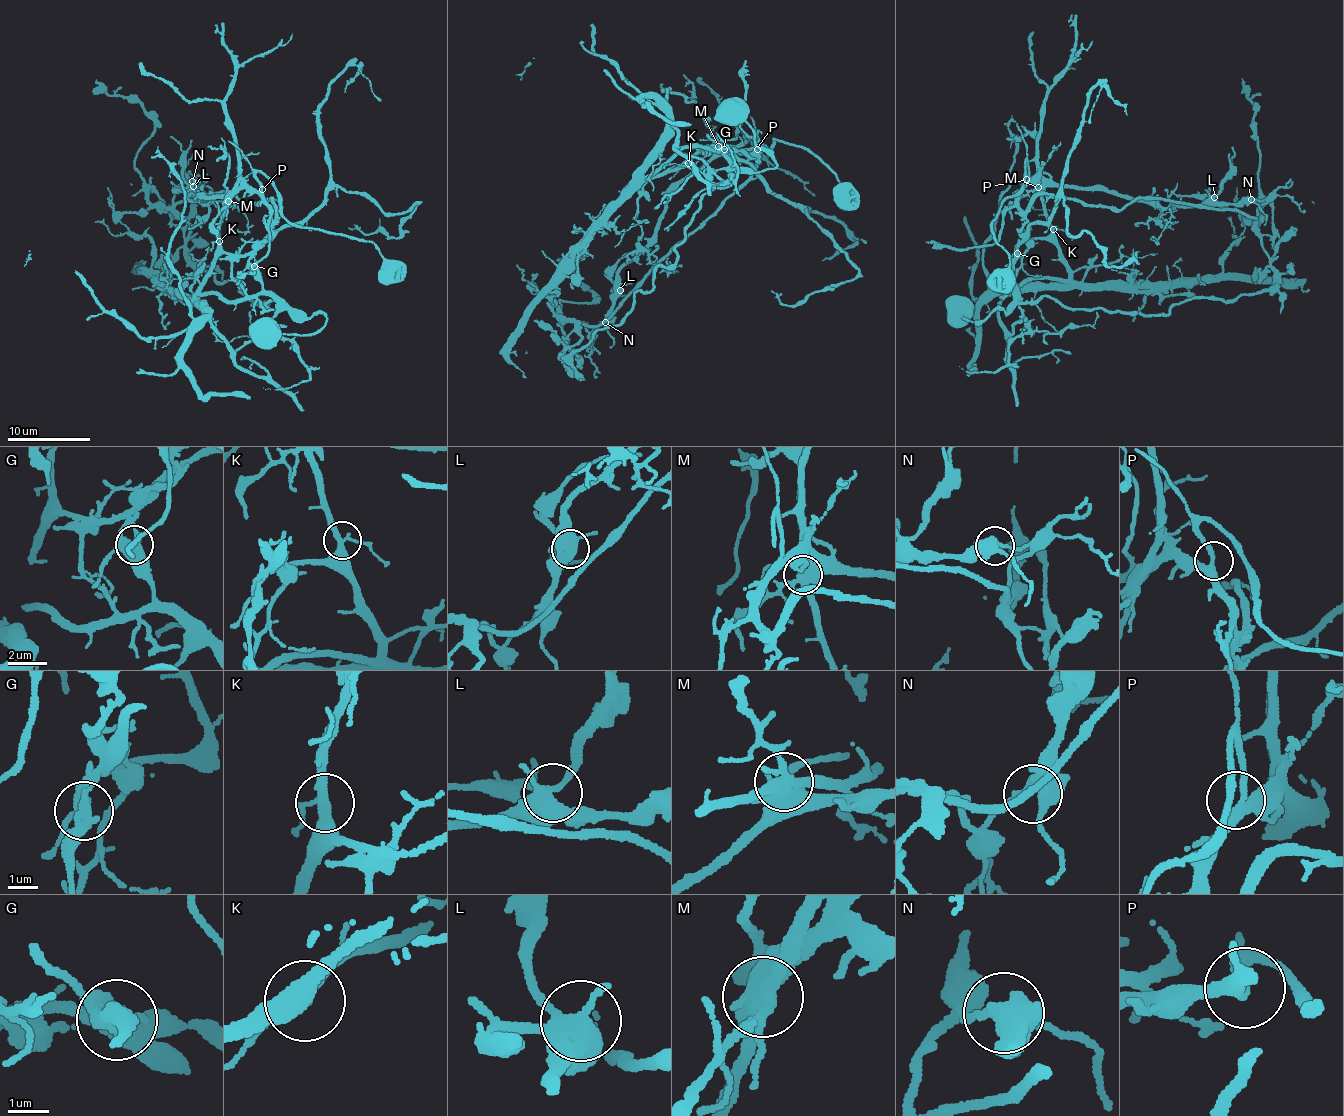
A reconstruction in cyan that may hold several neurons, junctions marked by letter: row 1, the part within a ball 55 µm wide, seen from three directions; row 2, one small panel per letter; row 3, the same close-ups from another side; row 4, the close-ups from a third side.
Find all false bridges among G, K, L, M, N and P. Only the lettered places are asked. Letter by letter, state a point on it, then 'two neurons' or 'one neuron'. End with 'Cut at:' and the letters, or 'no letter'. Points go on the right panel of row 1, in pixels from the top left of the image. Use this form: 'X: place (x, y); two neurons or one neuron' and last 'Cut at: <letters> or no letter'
G: place (1017, 253); two neurons
K: place (1053, 229); one neuron
L: place (1214, 197); one neuron
M: place (1038, 187); two neurons
N: place (1251, 199); one neuron
P: place (1026, 179); one neuron
Cut at: G, M

